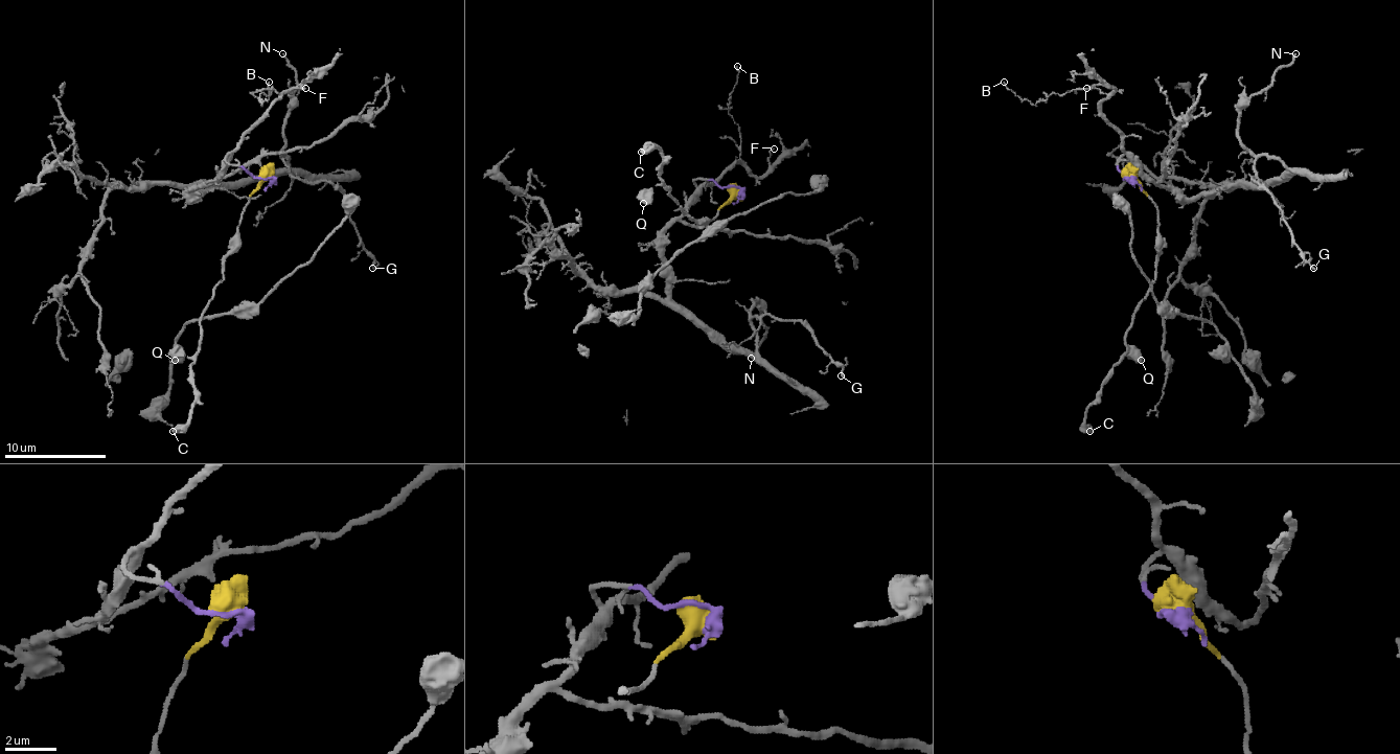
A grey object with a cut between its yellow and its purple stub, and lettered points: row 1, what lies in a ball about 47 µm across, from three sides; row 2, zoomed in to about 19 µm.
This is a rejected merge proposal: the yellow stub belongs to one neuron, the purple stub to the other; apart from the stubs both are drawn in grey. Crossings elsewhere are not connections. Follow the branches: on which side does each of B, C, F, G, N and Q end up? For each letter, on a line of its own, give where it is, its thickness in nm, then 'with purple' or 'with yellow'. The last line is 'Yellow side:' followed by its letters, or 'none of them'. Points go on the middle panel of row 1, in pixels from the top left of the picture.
B: at (737, 66); 130 nm thick; with purple
C: at (641, 152); 480 nm thick; with yellow
F: at (774, 149); 130 nm thick; with purple
G: at (841, 375); 120 nm thick; with purple
N: at (751, 358); 170 nm thick; with purple
Q: at (643, 203); 700 nm thick; with yellow
Yellow side: C, Q

